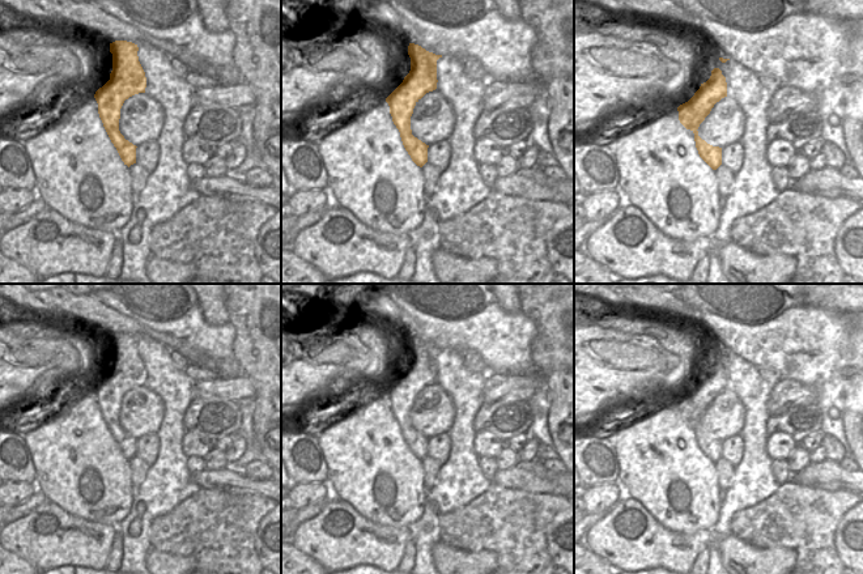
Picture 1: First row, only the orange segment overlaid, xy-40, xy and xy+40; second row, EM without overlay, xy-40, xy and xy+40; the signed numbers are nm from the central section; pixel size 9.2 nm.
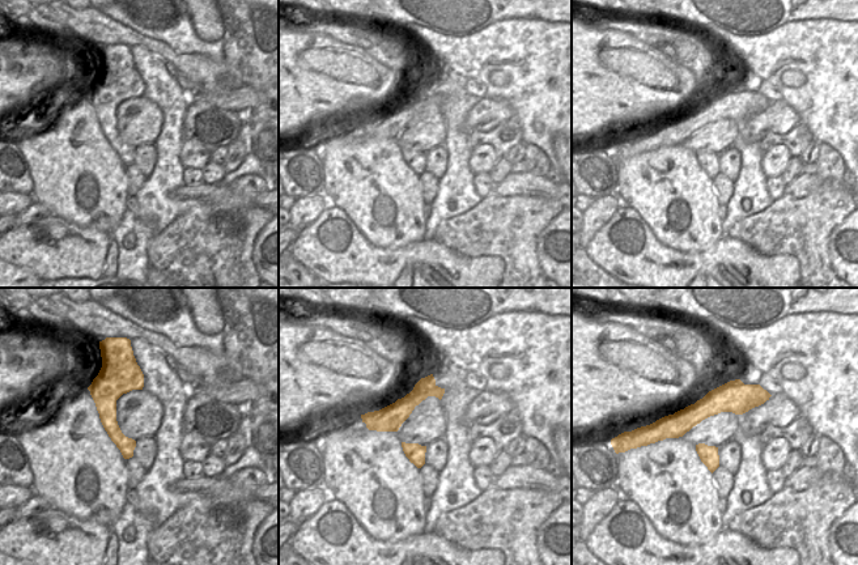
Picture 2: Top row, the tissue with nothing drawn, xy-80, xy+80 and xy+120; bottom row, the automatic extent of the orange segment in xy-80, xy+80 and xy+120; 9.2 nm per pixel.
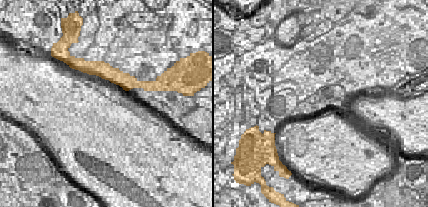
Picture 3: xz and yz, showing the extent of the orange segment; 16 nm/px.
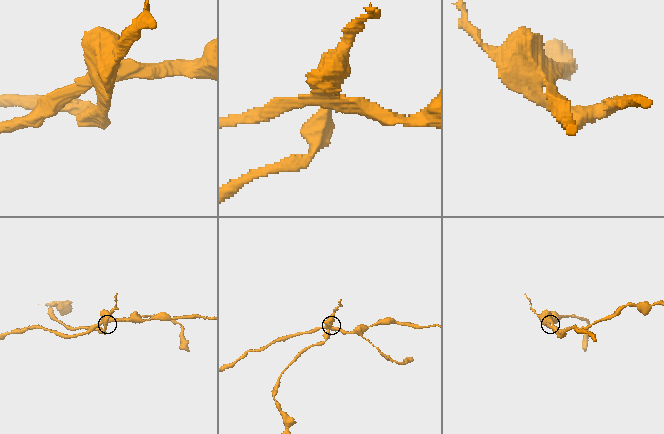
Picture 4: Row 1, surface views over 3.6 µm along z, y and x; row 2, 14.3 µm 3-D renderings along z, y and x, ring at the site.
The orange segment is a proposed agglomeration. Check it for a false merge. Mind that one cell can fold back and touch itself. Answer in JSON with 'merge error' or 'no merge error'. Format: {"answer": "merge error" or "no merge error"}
{"answer": "merge error"}

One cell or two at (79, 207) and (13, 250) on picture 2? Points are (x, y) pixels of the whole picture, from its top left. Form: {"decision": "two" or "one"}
{"decision": "two"}

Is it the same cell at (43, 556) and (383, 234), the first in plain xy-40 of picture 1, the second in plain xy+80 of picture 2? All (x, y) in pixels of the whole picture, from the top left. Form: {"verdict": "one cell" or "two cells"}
{"verdict": "two cells"}

